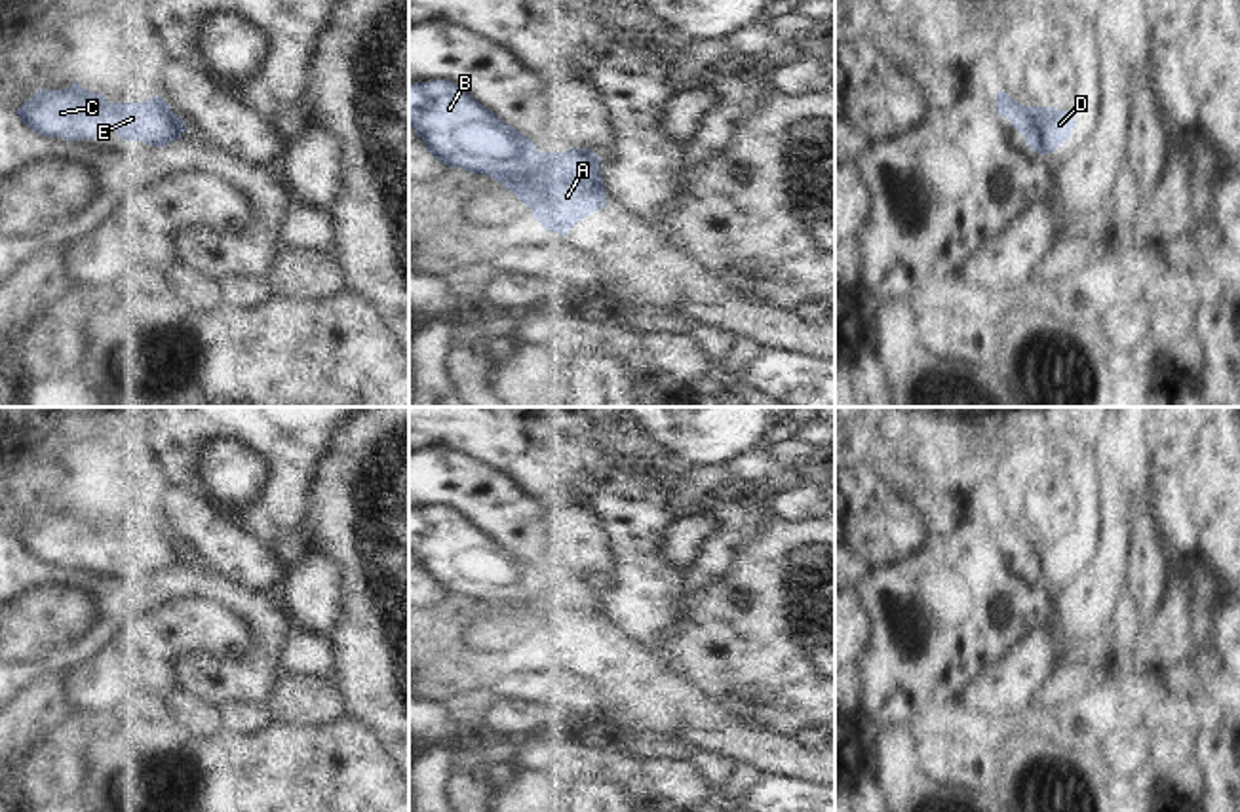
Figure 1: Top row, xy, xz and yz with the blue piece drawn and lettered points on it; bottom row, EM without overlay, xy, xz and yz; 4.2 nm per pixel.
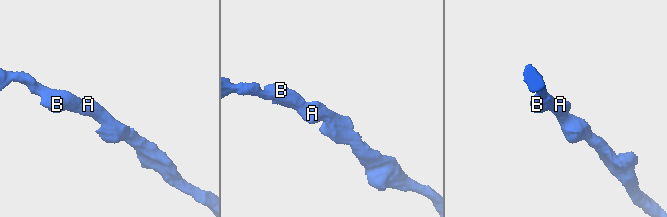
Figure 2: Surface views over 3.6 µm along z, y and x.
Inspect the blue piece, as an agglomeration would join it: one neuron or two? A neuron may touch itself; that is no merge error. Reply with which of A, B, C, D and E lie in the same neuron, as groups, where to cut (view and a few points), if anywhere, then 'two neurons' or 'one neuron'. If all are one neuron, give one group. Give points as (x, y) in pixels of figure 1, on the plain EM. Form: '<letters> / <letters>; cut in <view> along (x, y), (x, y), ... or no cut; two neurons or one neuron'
A B C D E; no cut; one neuron

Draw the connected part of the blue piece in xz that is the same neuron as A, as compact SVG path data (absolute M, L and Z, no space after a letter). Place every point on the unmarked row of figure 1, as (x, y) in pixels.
M449 506L409 510L409 551L441 590L502 609L533 635L533 643L544 656L565 662L584 643L609 631L601 605L601 582L588 574L540 578L533 565L502 548Z

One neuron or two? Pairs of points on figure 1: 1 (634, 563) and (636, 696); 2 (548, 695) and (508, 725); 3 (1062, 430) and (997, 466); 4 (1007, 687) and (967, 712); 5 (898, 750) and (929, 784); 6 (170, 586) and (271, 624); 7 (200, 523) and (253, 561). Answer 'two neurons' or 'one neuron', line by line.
1: two neurons
2: one neuron
3: one neuron
4: one neuron
5: one neuron
6: one neuron
7: one neuron

